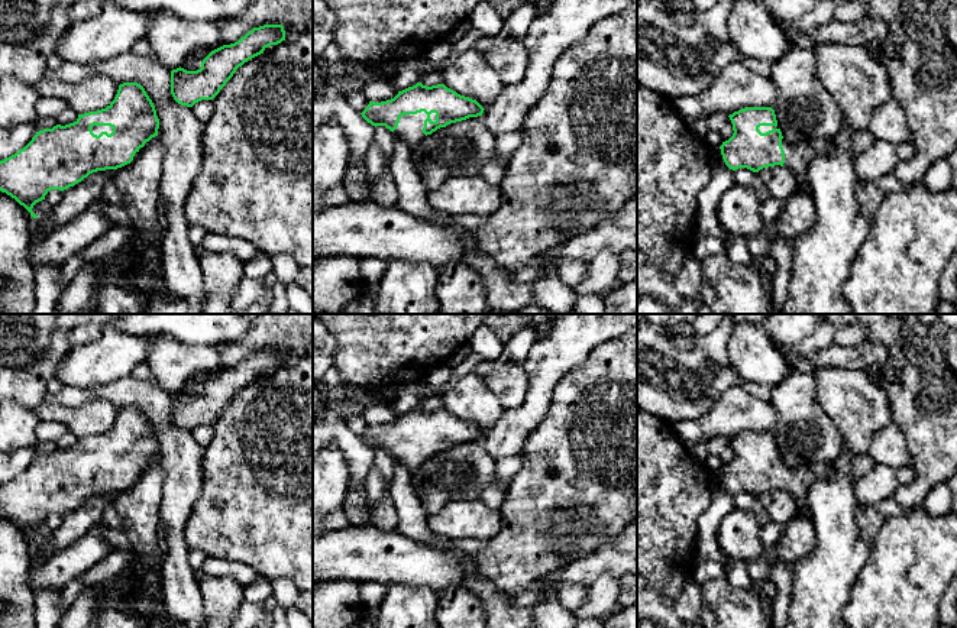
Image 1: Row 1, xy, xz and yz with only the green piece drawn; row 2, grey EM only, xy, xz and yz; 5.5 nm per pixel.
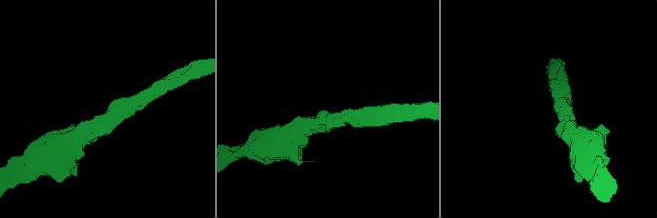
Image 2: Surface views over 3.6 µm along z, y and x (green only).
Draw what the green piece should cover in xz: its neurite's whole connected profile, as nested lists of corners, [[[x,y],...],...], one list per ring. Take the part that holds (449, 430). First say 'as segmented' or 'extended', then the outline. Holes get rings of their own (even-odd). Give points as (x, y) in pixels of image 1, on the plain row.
extended; [[[417,407],[387,425],[369,425],[361,437],[372,450],[385,450],[401,463],[418,483],[417,473],[427,459],[450,447],[482,440],[484,431],[469,421],[460,420],[444,408],[423,410]]]

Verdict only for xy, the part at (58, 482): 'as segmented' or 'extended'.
extended

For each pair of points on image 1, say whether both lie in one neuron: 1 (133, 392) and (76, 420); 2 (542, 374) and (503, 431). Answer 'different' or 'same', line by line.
1: different
2: same

